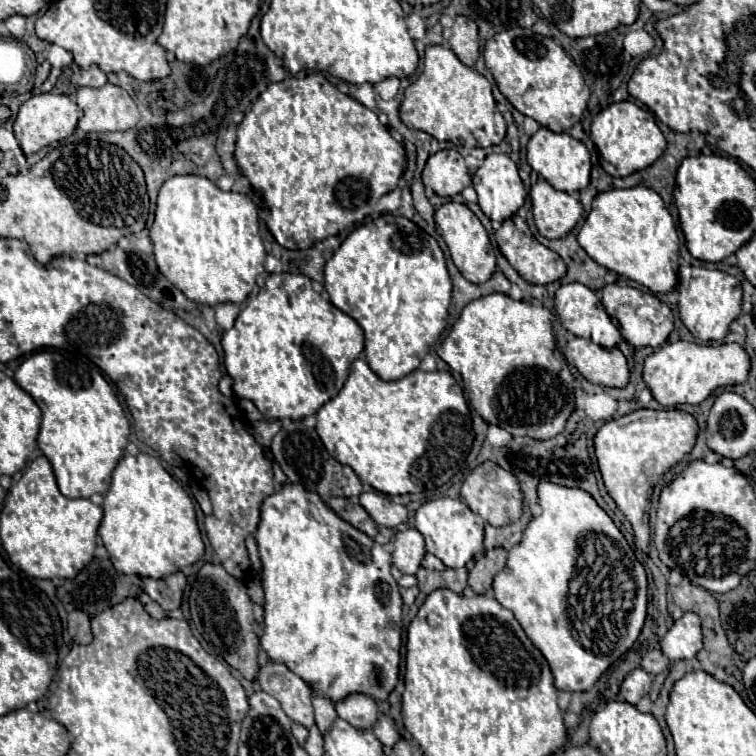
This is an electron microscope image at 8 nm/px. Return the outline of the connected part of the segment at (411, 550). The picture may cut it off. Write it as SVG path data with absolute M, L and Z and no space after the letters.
M416 528L396 532L394 536L394 566L402 574L416 574L426 554L424 536Z

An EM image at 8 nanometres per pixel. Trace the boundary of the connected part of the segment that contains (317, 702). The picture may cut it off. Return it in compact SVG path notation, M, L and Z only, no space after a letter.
M312 696L312 706L314 706L314 714L316 714L316 724L320 728L322 734L326 734L326 730L330 730L334 718L336 718L336 710L334 710L334 702L328 698L320 698L320 696Z

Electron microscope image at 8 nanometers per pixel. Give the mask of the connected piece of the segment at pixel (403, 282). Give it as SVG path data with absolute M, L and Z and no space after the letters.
M384 214L378 220L356 228L326 262L324 274L324 288L330 296L330 302L362 326L366 334L366 360L382 380L398 380L416 370L422 358L428 354L428 348L446 328L452 282L446 270L444 254L430 234L404 216Z

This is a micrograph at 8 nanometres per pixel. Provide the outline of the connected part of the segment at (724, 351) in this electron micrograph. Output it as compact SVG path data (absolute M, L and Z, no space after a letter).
M678 340L672 344L662 344L660 350L644 360L644 382L660 406L700 404L720 386L746 382L748 370L750 358L740 344L710 346Z

